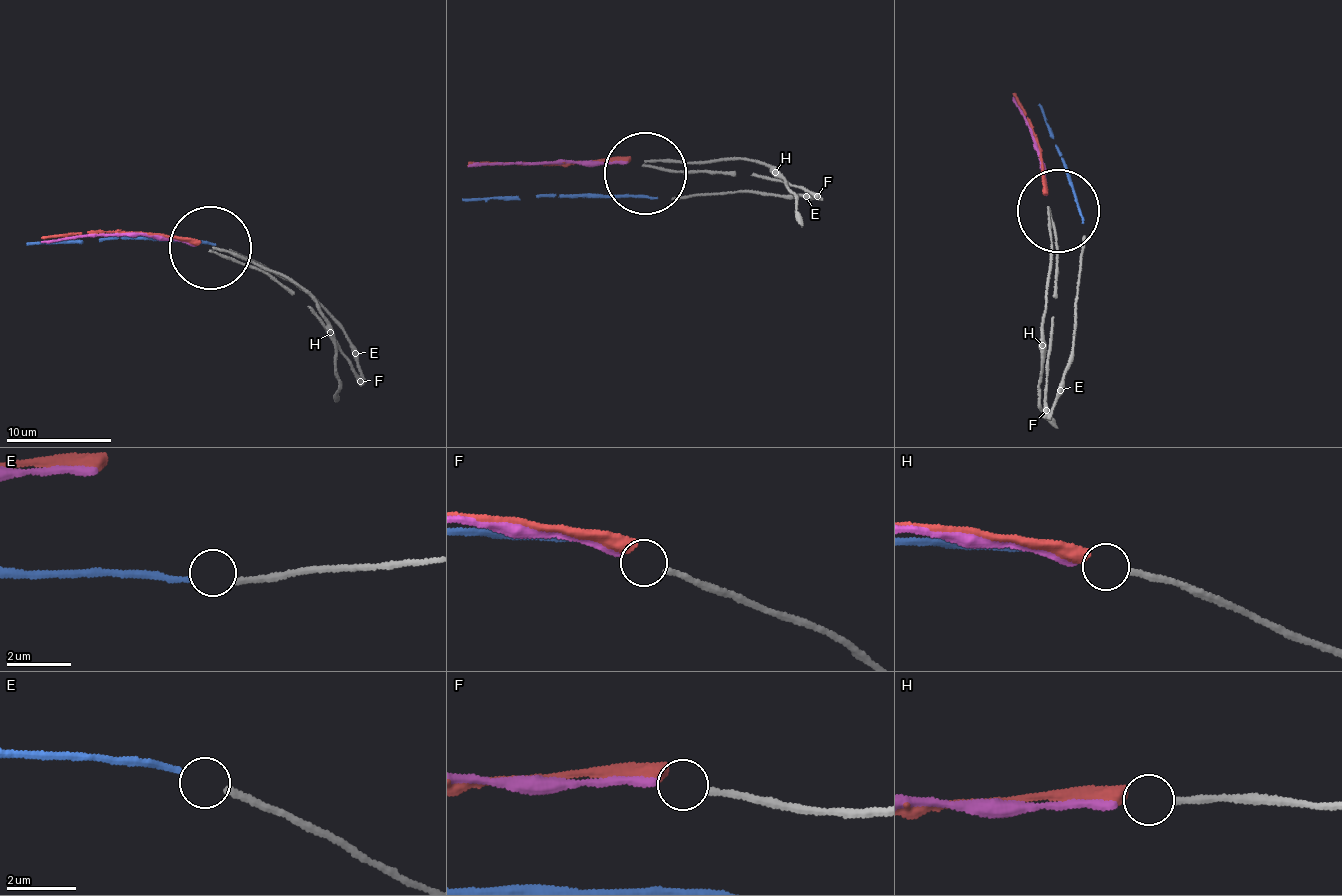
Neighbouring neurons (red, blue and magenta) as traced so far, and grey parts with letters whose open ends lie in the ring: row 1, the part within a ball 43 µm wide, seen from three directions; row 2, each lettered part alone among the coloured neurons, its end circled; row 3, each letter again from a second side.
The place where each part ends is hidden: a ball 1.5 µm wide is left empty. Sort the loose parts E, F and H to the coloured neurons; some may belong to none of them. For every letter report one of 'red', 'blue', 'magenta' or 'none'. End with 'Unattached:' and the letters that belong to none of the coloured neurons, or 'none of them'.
E: none
F: magenta
H: red
Unattached: E

